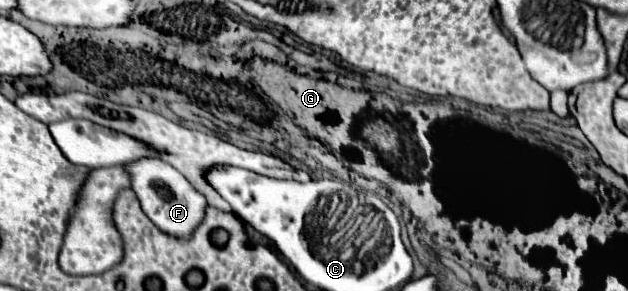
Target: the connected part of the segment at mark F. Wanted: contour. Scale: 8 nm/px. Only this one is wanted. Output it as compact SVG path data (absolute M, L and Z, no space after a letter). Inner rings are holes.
M141 159L141 161L127 163L125 167L131 173L131 183L133 183L131 187L139 197L145 215L163 233L177 239L191 239L195 227L199 227L199 223L205 219L209 207L207 199L199 195L199 191L195 191L195 187L191 187L191 183L179 171L171 169L171 165L161 159Z

